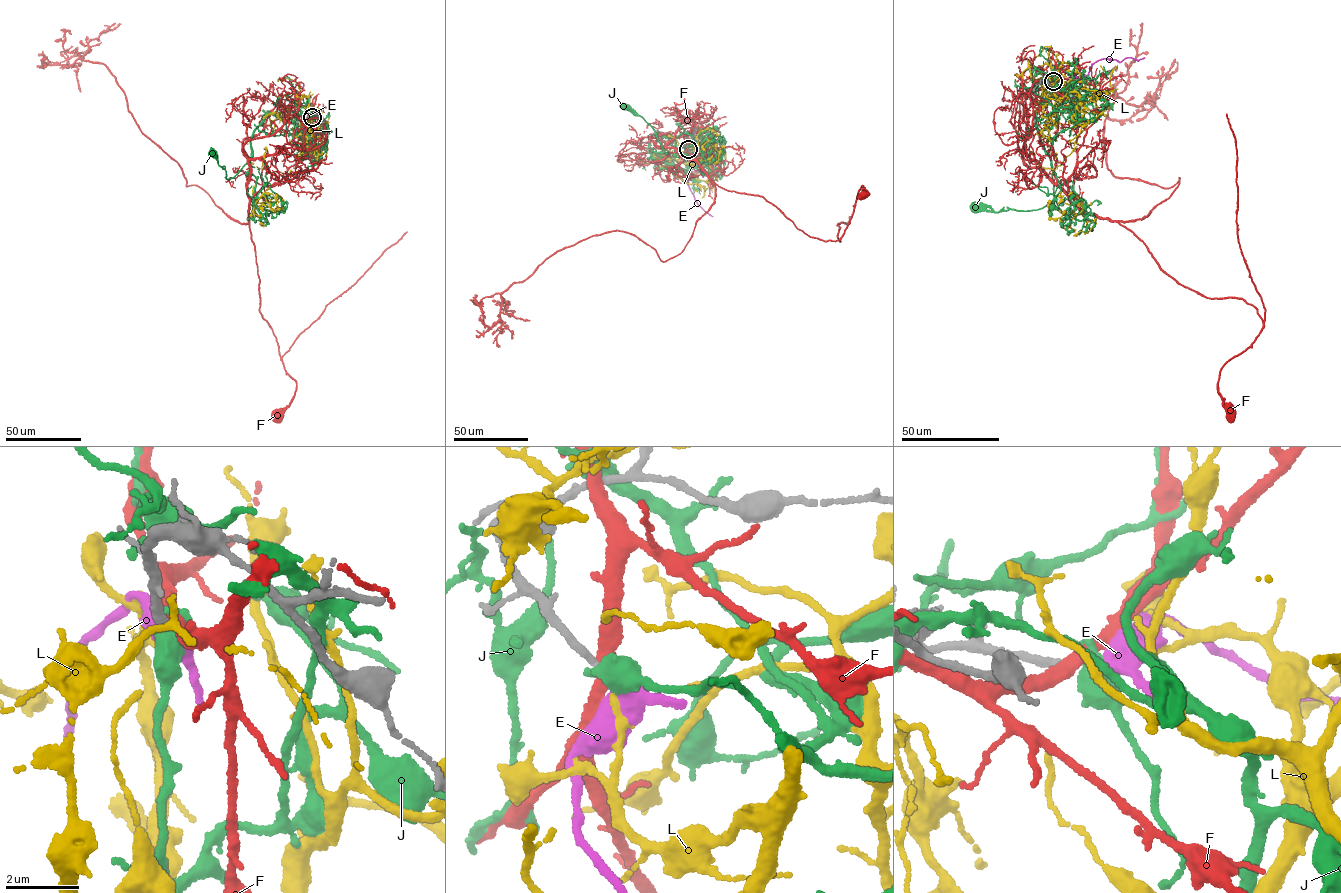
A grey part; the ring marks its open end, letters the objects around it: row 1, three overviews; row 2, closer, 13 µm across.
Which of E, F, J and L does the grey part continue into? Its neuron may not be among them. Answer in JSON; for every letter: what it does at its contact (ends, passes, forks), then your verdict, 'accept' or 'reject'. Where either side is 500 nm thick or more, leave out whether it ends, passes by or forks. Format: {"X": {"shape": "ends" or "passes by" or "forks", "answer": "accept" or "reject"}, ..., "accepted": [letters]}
{"E": {"shape": "passes by", "answer": "reject"}, "F": {"shape": "passes by", "answer": "reject"}, "J": {"answer": "reject"}, "L": {"shape": "ends", "answer": "accept"}, "accepted": ["L"]}

